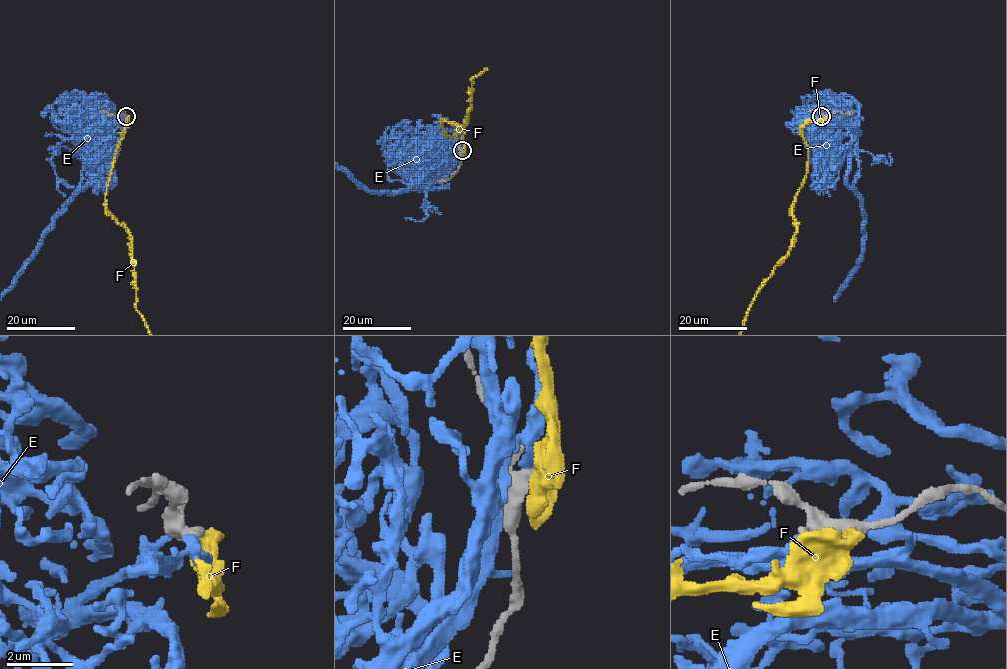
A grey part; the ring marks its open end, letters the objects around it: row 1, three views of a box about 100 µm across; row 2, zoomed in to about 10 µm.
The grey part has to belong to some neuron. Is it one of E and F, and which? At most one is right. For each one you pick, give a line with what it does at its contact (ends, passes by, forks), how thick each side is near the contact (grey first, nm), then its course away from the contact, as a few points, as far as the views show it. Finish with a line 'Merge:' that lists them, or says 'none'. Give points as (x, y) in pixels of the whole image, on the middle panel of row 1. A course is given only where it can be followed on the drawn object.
Merge: none

